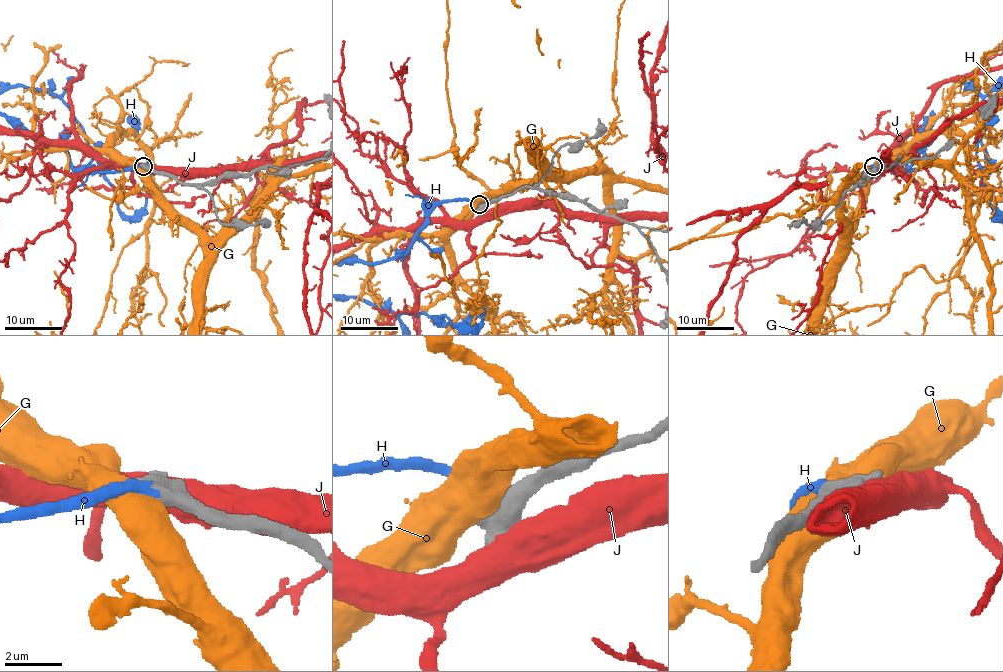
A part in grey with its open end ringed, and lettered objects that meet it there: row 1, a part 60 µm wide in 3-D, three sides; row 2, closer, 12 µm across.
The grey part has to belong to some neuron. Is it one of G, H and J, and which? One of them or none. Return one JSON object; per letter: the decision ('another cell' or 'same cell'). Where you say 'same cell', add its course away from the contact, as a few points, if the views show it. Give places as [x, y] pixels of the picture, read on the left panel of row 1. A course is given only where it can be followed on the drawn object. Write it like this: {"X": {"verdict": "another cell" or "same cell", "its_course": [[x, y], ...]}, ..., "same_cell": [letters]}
{"G": {"verdict": "another cell"}, "H": {"verdict": "same cell"}, "J": {"verdict": "another cell"}, "same_cell": ["H"]}

